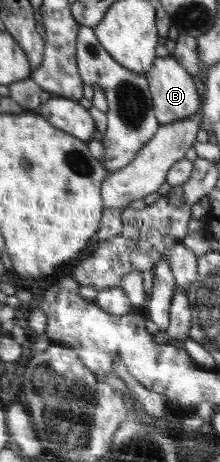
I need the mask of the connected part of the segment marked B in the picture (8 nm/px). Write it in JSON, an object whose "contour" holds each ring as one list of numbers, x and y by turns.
{"contour":[[164,54,145,75,153,93,158,122,169,124,193,117,200,106,200,94,195,80,177,59]]}

